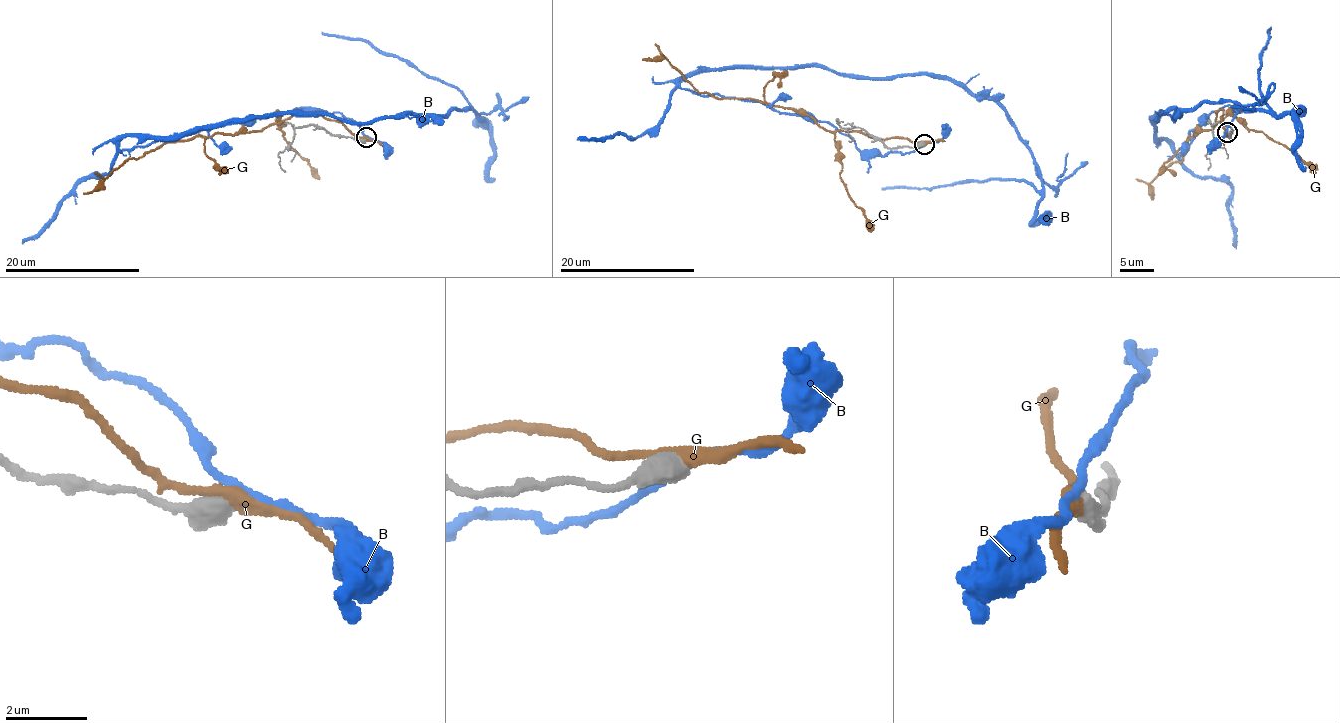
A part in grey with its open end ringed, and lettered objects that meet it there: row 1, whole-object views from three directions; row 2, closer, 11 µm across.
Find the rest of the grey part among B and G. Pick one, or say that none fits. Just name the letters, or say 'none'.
none

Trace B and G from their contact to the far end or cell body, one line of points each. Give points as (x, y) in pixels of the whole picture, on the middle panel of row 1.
B: (924, 144), (860, 151), (826, 122), (679, 83), (811, 66), (953, 78), (1005, 112), (1043, 188), (881, 189)
G: (924, 142), (824, 130), (807, 115), (790, 108), (697, 91), (664, 58), (642, 59)

